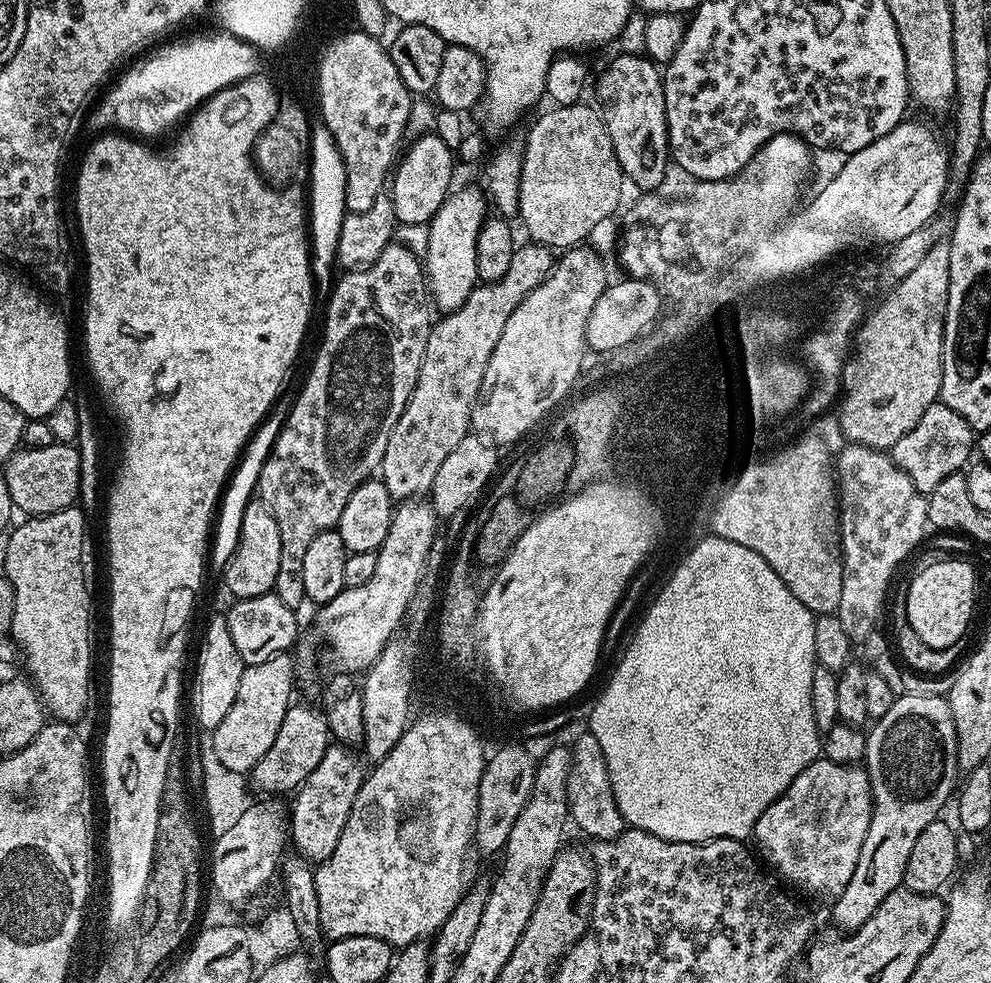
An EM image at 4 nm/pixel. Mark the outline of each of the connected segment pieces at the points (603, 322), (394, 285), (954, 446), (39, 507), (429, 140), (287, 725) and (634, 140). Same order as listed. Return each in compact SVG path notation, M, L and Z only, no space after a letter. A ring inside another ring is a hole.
M624 278L617 285L608 286L602 298L594 302L594 310L590 310L590 318L586 322L585 345L591 351L593 348L596 352L611 354L619 347L641 339L661 315L660 295L662 298L661 289L650 280Z
M397 242L390 243L382 254L372 264L367 264L364 268L348 270L343 273L344 277L335 281L330 295L327 297L328 317L324 320L324 341L320 344L320 349L316 352L316 361L312 364L312 369L308 372L308 381L304 384L304 389L295 397L295 404L289 410L287 420L277 440L272 448L271 454L265 465L262 466L258 487L258 496L261 500L266 500L272 507L274 518L278 522L278 534L282 534L282 554L278 561L278 578L274 589L276 596L286 602L286 606L292 609L299 609L300 603L306 600L306 585L302 583L302 561L306 555L306 550L314 538L323 532L331 532L337 527L342 518L342 510L346 510L346 502L358 486L362 486L364 480L369 479L379 469L382 458L386 454L386 442L390 442L390 434L402 418L402 410L406 410L406 402L418 382L418 370L422 366L422 358L426 354L426 342L432 333L434 323L433 309L430 307L430 293L426 283L426 268L421 257L412 253L407 246Z
M937 402L931 404L922 418L918 418L918 426L914 426L906 438L898 438L890 455L893 462L910 478L910 482L914 482L918 491L927 494L934 490L934 486L938 486L938 482L942 482L942 478L960 472L969 463L968 455L971 452L973 455L973 428L968 425L966 418L962 418L962 414L954 414L950 406Z
M59 442L55 444L51 444L50 446L42 447L42 448L20 448L17 449L17 452L11 456L11 458L7 461L7 463L4 465L4 469L2 472L2 475L6 478L6 486L9 487L9 493L11 502L13 504L13 507L20 513L20 511L24 512L23 515L31 516L31 517L37 517L37 516L48 516L50 513L58 513L63 509L73 507L77 500L79 499L80 495L80 458L79 458L79 452L75 445L72 444L61 444Z
M435 134L418 137L409 146L408 153L406 152L407 148L399 157L390 176L390 195L394 202L394 214L400 224L427 225L436 217L436 211L442 207L453 191L454 152Z
M293 703L286 710L286 718L278 730L278 738L270 745L270 750L251 770L250 784L260 792L289 792L297 789L314 773L314 768L322 760L330 745L327 718L319 707L311 708L308 704Z
M616 54L616 57L604 68L600 81L596 84L596 96L600 99L598 111L604 118L608 128L610 142L614 146L614 154L620 163L625 177L633 179L643 190L656 190L663 182L664 175L670 168L668 151L668 123L666 122L666 102L664 101L664 82L662 72L647 56L630 56Z

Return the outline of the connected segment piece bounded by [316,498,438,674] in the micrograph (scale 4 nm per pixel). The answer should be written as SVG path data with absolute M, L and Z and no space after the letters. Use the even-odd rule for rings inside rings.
M420 498L401 503L393 511L390 530L376 552L376 565L370 582L353 588L344 587L329 604L317 611L320 613L316 616L316 624L345 669L360 674L371 667L383 648L396 636L396 627L404 624L404 615L411 595L417 589L426 556L438 540L436 523L438 517L431 503Z

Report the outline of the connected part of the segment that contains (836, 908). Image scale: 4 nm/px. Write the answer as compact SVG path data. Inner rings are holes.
M916 692L913 694L897 695L896 701L890 706L890 710L886 710L886 714L882 714L880 720L875 721L867 729L866 750L864 751L863 767L868 774L868 781L872 787L872 813L870 814L870 828L866 830L866 839L862 842L862 854L858 854L858 866L854 866L854 874L850 878L850 882L846 882L846 890L842 890L842 894L835 897L832 908L832 920L838 927L844 928L845 933L855 932L861 928L866 922L866 918L870 918L870 914L874 914L874 910L878 910L878 906L882 906L882 902L886 902L888 895L904 883L904 875L906 874L906 862L910 858L910 849L914 846L914 841L918 838L918 834L922 834L922 830L926 830L926 826L930 826L930 822L934 822L943 812L944 803L951 801L954 796L954 789L958 784L958 767L956 761L956 732L954 718L951 716L951 708L947 699L943 695L927 696L924 692Z

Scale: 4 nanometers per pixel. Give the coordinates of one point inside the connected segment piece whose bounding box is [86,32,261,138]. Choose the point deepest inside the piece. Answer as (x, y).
(153, 96)

